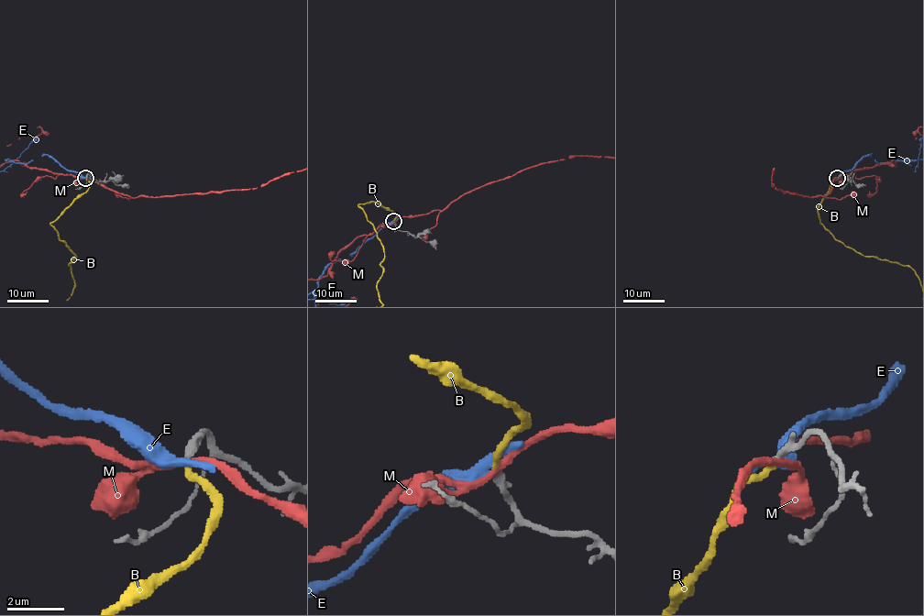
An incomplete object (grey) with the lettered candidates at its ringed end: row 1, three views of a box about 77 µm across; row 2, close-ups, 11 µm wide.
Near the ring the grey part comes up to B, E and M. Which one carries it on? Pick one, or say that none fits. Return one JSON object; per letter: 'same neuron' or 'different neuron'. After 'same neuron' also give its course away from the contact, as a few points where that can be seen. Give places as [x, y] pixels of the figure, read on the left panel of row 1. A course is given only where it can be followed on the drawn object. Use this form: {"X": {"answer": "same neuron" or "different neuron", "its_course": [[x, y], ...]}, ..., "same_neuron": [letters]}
{"B": {"answer": "same neuron"}, "E": {"answer": "different neuron"}, "M": {"answer": "different neuron"}, "same_neuron": ["B"]}

